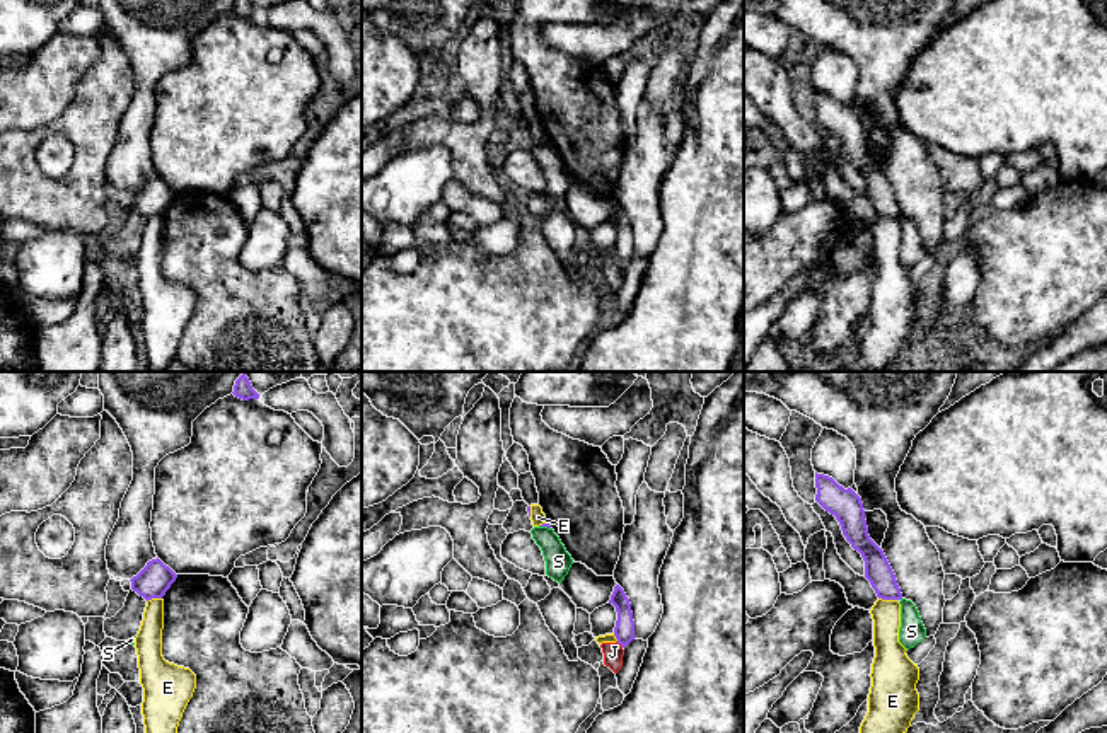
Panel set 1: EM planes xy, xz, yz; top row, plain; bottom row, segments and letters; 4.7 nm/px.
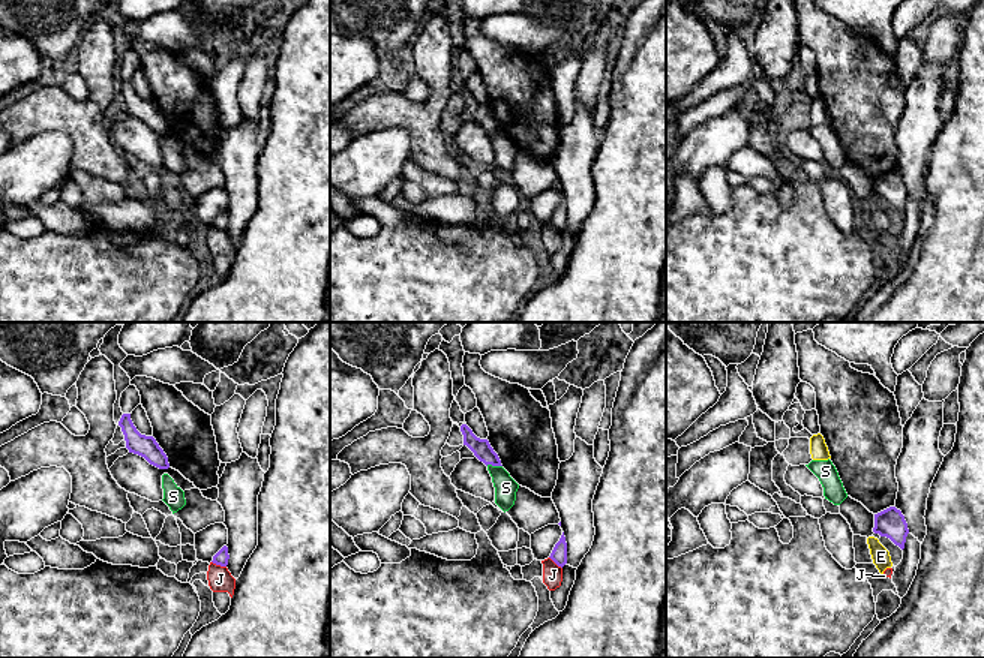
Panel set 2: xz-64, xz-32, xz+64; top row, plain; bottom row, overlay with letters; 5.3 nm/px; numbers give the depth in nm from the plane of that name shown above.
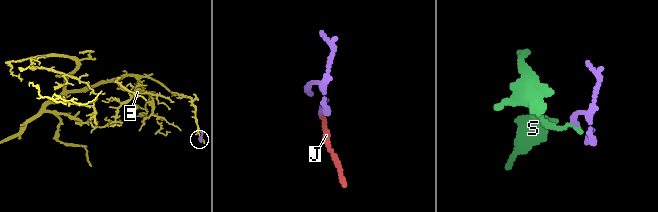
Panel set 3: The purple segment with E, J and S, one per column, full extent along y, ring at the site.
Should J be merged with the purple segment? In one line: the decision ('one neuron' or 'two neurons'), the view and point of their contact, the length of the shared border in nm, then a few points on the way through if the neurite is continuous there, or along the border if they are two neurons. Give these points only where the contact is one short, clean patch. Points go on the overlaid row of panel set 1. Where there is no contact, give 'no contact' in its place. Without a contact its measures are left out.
two neurons; contact xz (620, 643); length 50 nm; border xz (616, 641), (623, 646)

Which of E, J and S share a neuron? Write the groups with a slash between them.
E J / S

